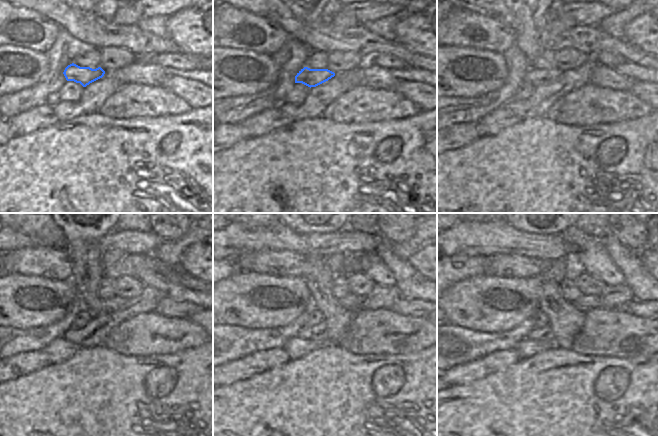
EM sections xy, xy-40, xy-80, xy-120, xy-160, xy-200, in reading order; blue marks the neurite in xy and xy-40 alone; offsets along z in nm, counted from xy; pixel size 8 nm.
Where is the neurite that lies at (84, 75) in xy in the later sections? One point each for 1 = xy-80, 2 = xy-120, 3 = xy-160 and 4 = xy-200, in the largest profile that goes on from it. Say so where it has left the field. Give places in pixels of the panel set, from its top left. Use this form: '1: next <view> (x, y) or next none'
1: next xy-80 (537, 77)
2: next xy-120 (116, 303)
3: next xy-160 (354, 303)
4: next xy-200 (585, 303)

